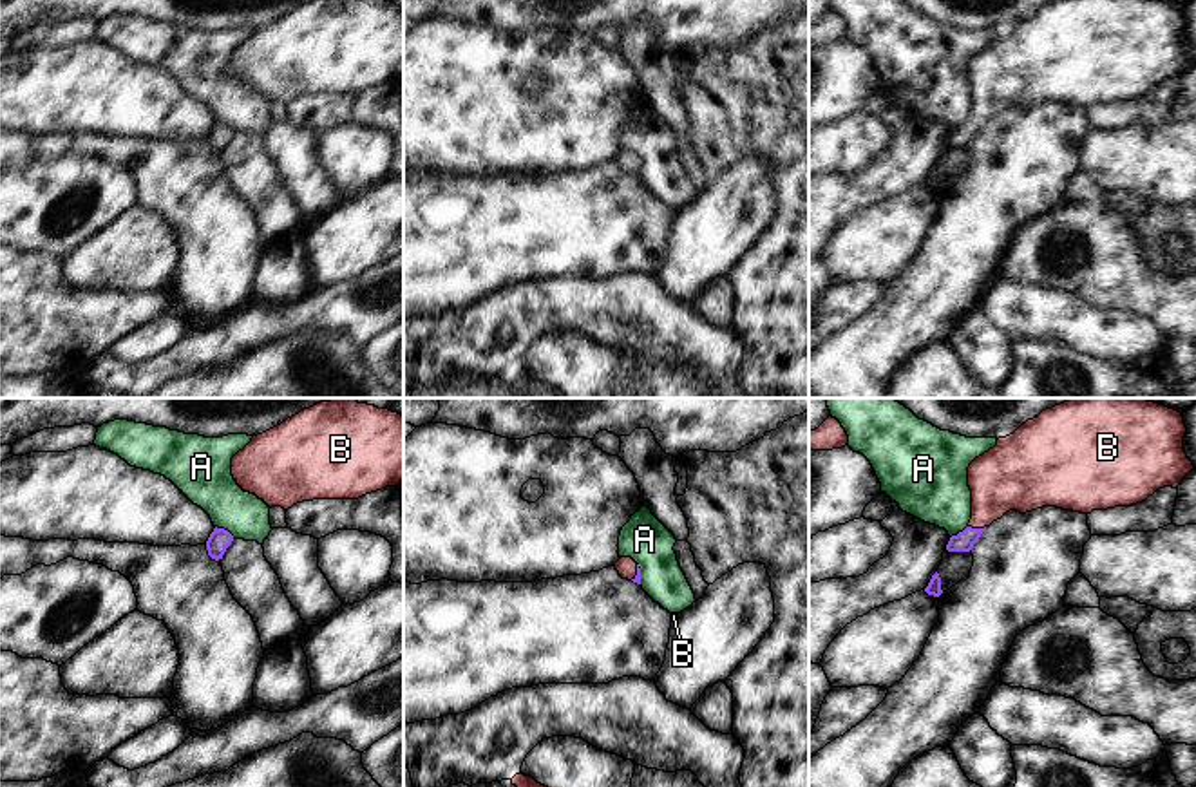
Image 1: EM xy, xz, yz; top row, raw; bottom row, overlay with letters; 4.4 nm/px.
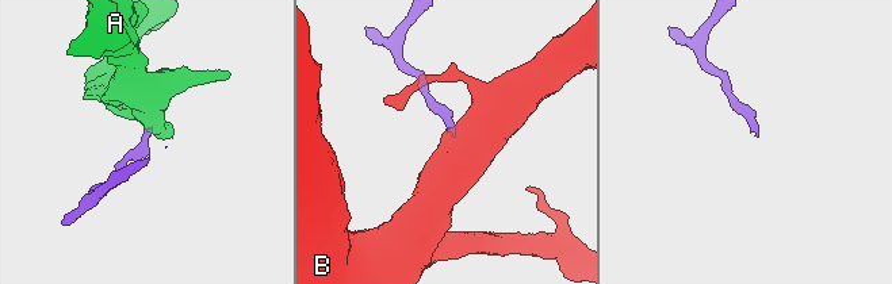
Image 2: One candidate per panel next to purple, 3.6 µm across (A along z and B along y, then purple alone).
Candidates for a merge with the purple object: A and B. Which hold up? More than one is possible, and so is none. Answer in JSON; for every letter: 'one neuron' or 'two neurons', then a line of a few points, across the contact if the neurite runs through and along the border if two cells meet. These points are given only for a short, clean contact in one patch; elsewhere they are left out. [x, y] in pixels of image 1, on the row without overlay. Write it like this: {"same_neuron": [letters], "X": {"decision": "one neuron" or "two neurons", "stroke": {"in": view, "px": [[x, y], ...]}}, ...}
{"same_neuron": ["B"], "A": {"decision": "two neurons", "stroke": {"in": "xy", "px": [[216, 120], [234, 132]]}}, "B": {"decision": "one neuron", "stroke": {"in": "yz", "px": [[963, 136], [977, 123], [1001, 75]]}}}

